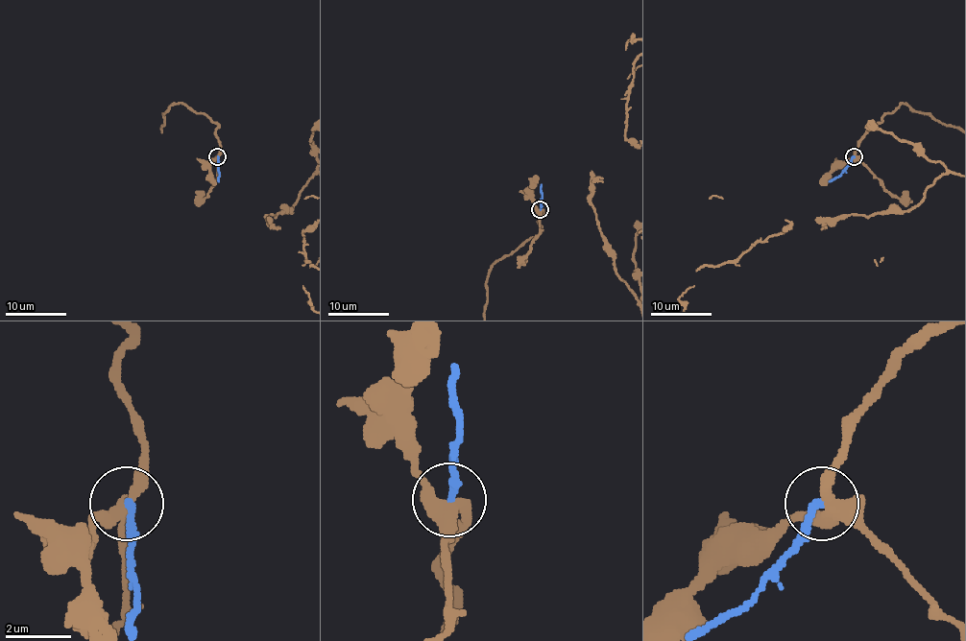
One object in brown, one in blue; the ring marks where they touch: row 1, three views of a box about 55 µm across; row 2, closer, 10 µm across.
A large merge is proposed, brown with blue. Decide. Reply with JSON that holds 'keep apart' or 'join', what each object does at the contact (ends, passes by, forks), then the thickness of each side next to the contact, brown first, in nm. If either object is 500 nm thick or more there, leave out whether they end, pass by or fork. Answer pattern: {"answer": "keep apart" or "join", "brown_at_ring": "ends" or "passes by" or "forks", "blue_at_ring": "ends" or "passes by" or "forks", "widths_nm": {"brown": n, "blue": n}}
{"answer": "keep apart", "brown_at_ring": "forks", "blue_at_ring": "ends", "widths_nm": {"brown": 400, "blue": 240}}

